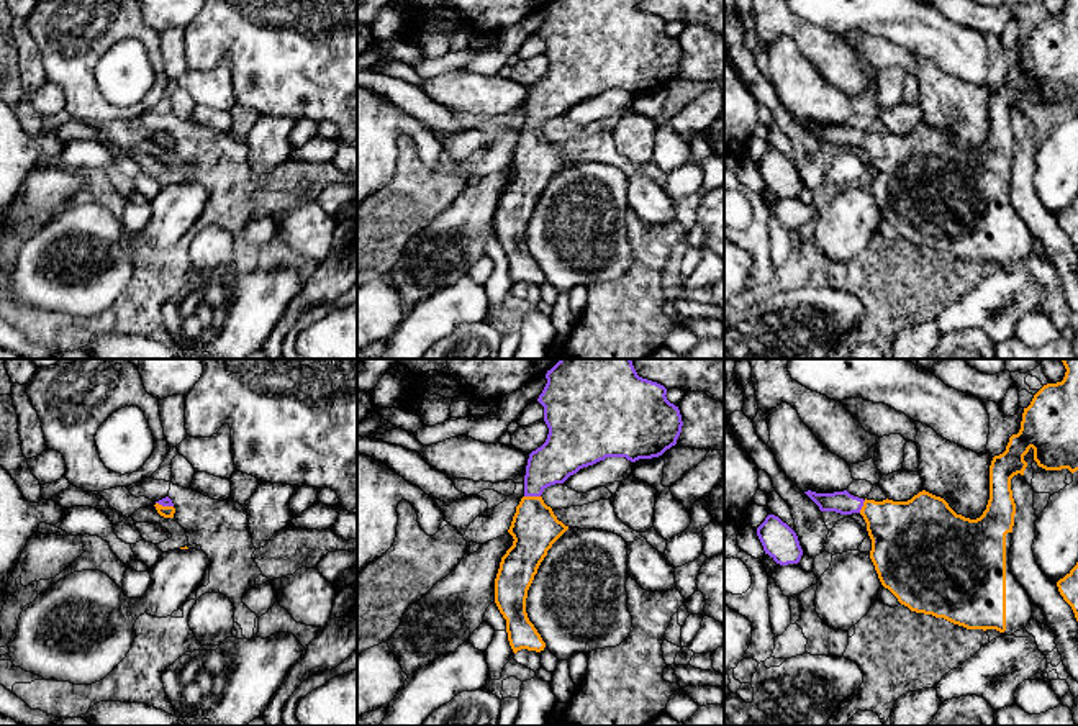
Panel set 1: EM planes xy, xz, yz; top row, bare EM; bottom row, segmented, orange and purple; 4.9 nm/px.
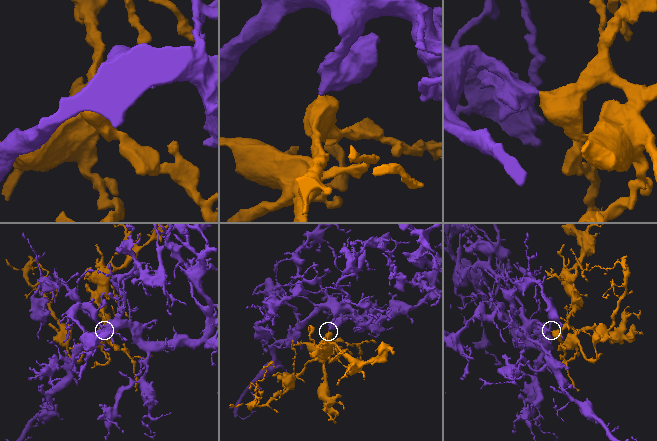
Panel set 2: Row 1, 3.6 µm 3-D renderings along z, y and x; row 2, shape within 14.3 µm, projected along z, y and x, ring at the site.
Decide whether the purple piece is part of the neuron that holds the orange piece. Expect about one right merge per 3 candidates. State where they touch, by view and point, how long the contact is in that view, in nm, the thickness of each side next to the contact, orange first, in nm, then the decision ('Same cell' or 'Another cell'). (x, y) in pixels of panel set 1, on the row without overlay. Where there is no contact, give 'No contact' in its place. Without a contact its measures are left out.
Touches orange at xz (533, 130). Shared border 80 nm. Thickness 240 nm (orange) against 220 nm. Same cell

